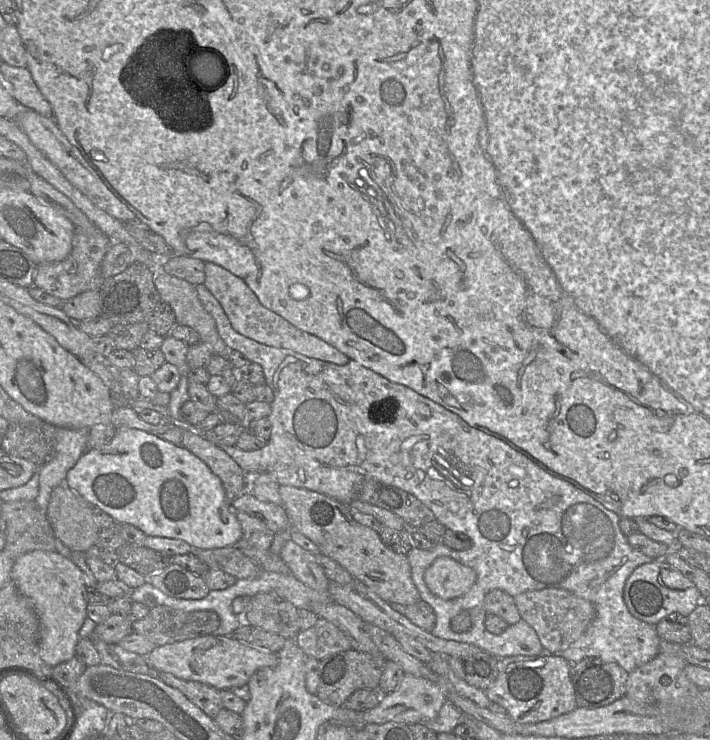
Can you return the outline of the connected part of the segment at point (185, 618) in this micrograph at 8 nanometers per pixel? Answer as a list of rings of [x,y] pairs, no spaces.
[[[155,605],[145,617],[133,621],[132,630],[162,646],[211,635],[219,626],[220,618],[214,611],[183,611]]]

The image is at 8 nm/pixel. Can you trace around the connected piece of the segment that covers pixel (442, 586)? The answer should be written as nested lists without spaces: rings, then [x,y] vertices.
[[[446,556],[435,559],[424,573],[429,590],[443,600],[463,596],[476,579],[476,572],[472,568]]]

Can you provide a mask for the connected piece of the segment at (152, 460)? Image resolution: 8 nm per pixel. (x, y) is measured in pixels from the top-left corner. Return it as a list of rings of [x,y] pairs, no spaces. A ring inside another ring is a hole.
[[[117,428],[110,443],[86,450],[81,455],[65,480],[72,490],[110,515],[115,523],[134,525],[146,536],[179,539],[199,549],[233,547],[242,538],[236,510],[227,498],[220,478],[186,448],[143,430]]]

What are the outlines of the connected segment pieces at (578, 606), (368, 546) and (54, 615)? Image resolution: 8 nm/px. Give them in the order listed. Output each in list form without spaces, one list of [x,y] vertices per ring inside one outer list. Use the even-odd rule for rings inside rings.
[[[559,588],[531,590],[514,597],[521,619],[537,633],[545,652],[552,654],[566,650],[578,640],[595,618],[594,606],[587,600]]]
[[[281,485],[279,493],[292,529],[313,541],[320,553],[339,563],[354,580],[364,583],[387,603],[408,606],[421,600],[407,556],[391,550],[382,542],[379,533],[355,521],[346,504],[321,493],[289,485]]]
[[[34,550],[15,559],[11,581],[33,605],[39,619],[40,657],[51,667],[72,659],[86,615],[85,576],[70,559],[56,551]]]

